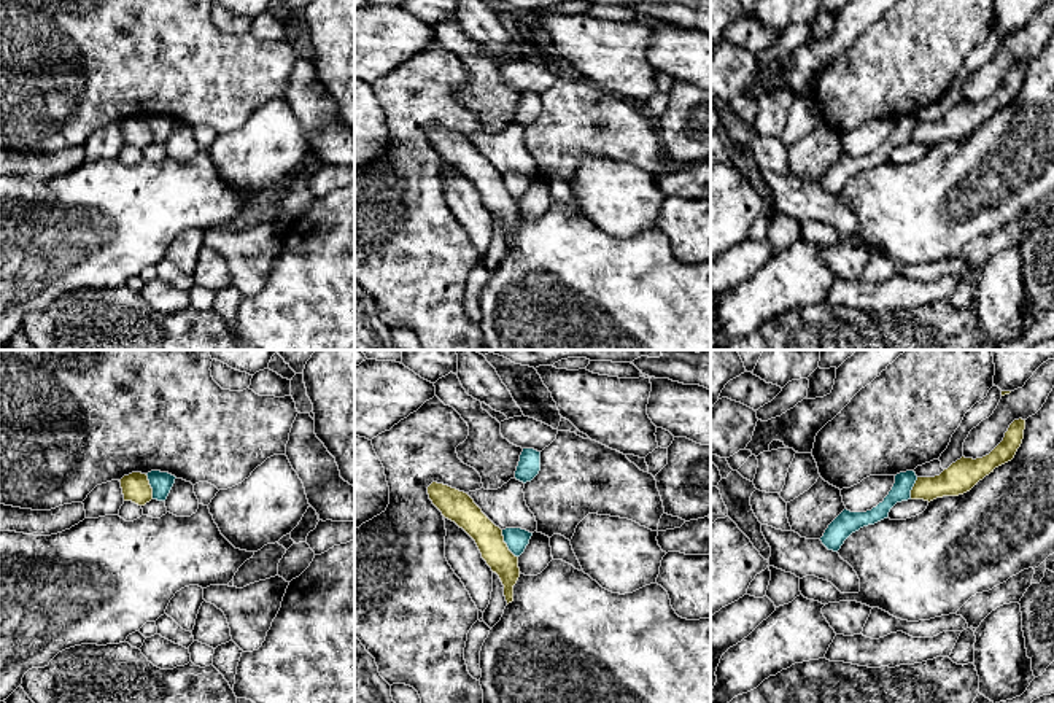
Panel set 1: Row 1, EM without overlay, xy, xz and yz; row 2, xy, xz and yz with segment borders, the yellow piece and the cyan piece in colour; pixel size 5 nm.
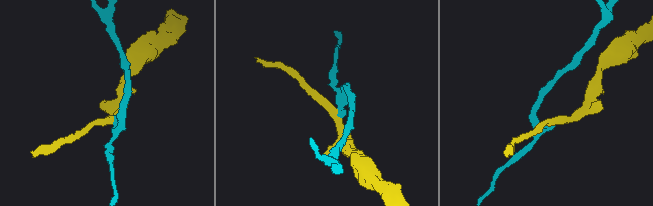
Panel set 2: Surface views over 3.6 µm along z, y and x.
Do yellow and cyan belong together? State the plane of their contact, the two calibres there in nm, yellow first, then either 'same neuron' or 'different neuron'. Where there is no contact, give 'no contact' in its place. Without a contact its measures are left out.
meets yellow in xz; 140 nm thick on the yellow side, 120 nm on the other; different neuron

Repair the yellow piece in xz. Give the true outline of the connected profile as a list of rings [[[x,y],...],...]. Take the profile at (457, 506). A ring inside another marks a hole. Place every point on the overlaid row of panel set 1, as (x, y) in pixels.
[[[432,482],[428,487],[428,495],[445,519],[455,522],[475,541],[482,558],[499,576],[507,604],[512,603],[520,568],[518,557],[504,542],[502,530],[464,491]]]

